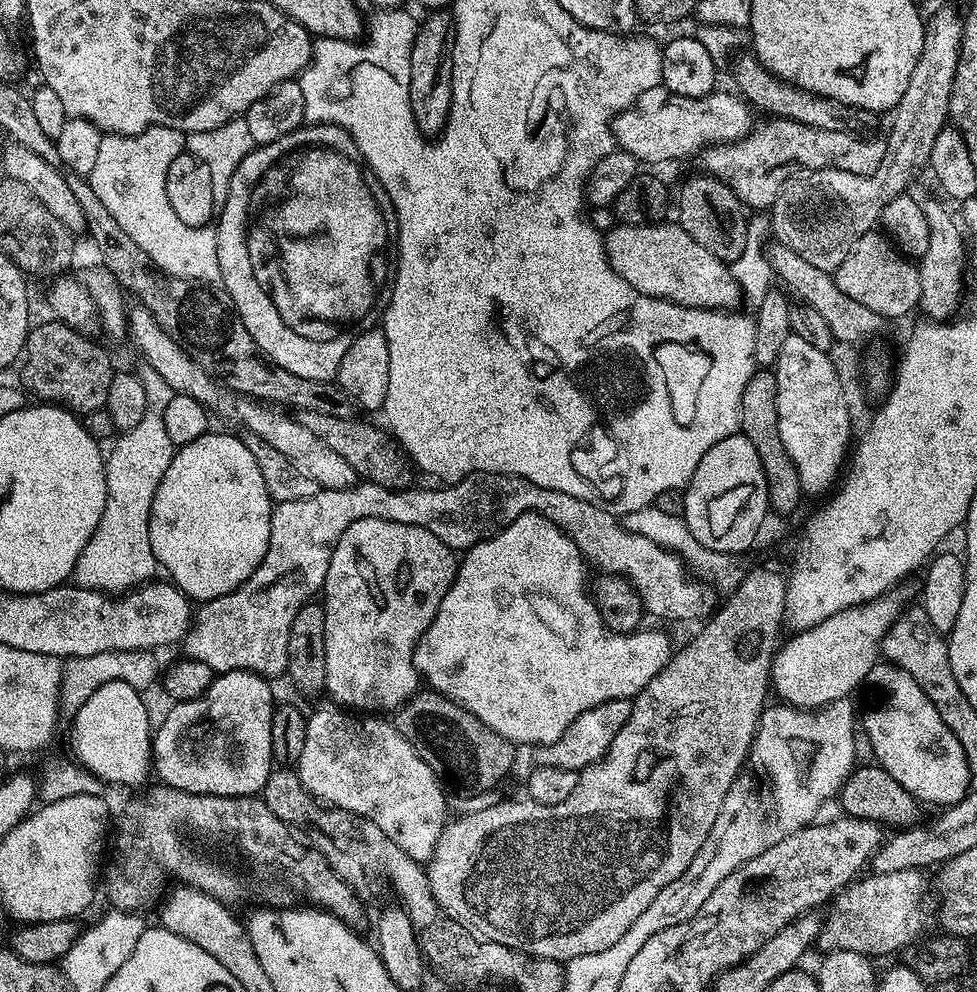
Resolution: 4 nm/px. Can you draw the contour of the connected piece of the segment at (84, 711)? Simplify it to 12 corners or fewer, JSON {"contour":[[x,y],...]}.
{"contour":[[98,686],[71,717],[75,763],[109,785],[149,783],[138,689]]}

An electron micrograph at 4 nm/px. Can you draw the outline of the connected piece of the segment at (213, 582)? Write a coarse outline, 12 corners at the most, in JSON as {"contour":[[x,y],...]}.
{"contour":[[243,439],[177,447],[150,550],[189,600],[235,592],[274,501]]}

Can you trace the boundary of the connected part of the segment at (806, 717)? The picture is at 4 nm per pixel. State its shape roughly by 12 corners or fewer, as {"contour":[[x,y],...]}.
{"contour":[[848,698],[761,712],[751,763],[812,812],[858,762]]}

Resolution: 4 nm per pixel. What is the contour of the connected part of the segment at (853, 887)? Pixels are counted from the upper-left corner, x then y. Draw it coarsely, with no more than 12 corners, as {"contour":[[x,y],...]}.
{"contour":[[868,874],[835,897],[824,950],[869,958],[925,935],[928,880]]}

